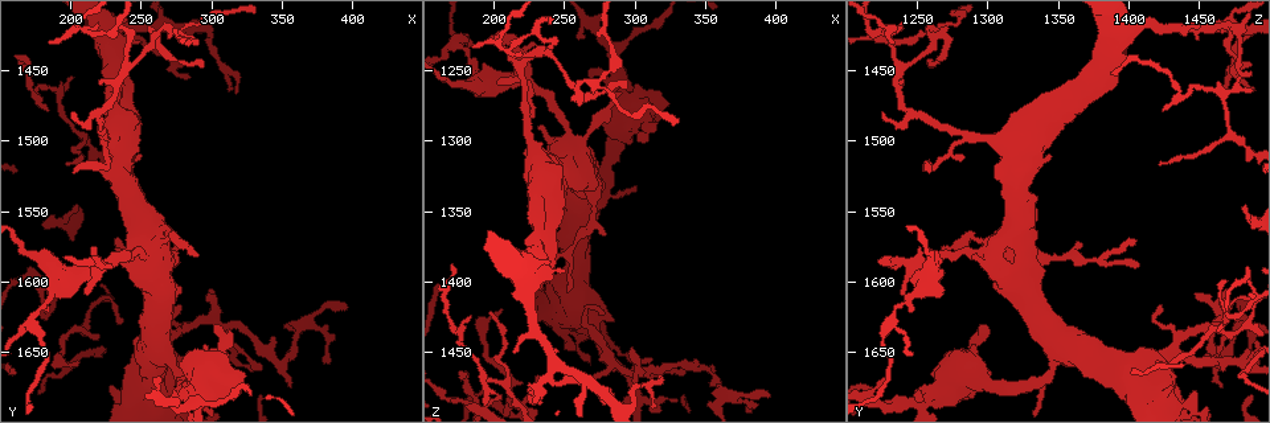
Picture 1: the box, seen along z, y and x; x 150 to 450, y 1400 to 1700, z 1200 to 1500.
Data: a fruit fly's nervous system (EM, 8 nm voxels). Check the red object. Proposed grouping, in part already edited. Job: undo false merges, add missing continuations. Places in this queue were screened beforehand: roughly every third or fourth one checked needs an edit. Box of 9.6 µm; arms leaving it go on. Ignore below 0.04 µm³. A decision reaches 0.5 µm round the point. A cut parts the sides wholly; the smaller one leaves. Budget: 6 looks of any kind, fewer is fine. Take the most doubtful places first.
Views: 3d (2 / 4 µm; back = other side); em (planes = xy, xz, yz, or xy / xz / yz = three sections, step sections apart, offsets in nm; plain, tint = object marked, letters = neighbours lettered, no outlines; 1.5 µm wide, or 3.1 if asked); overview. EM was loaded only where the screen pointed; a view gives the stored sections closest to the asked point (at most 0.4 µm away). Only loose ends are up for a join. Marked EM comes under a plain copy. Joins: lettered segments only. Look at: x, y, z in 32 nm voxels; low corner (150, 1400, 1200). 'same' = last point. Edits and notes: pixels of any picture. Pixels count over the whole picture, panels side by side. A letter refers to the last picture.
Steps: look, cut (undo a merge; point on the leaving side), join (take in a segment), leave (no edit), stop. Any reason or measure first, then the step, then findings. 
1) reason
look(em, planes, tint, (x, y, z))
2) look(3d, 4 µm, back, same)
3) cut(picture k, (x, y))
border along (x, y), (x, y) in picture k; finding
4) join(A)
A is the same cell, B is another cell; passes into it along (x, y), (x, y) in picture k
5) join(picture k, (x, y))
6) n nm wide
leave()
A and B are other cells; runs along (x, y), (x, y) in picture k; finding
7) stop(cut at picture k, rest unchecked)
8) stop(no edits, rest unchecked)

free end
look(3d, 4 µm, (398, 1616, 1484))

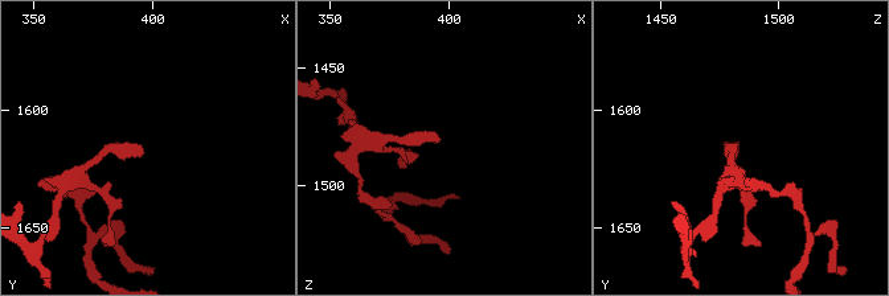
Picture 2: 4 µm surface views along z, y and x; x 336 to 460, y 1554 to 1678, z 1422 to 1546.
look(em, yz, step 4, tint, (396, 1617, 1482))

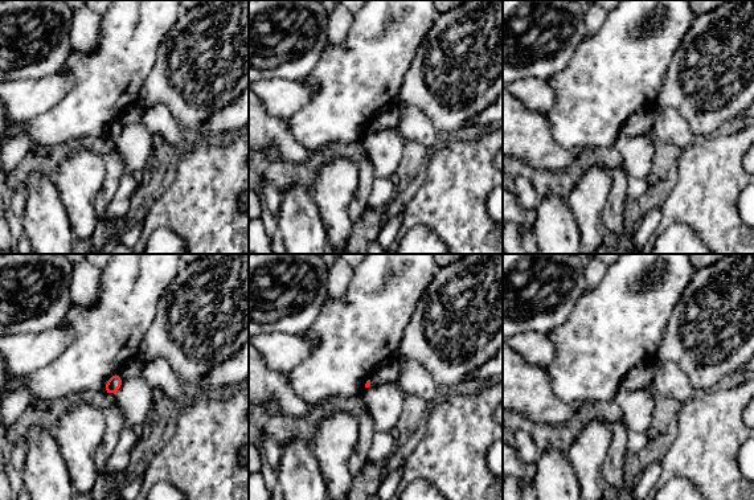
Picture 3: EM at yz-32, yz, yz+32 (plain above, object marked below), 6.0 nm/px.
look(em, planes, letters, same)

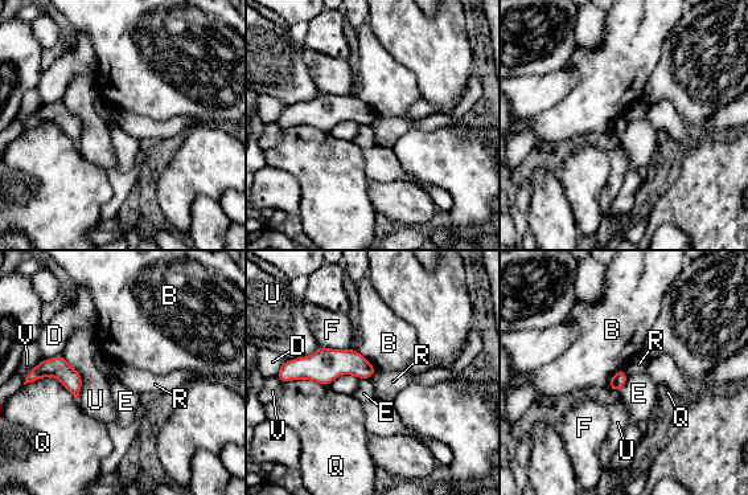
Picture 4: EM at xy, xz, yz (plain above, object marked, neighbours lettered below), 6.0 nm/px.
90 nm wide
leave()
B, D, E, F, Q, R, U and V are other cells; border along (623, 368), (627, 377) in picture 4; no lettered segment goes on from it

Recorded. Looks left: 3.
free end
look(em, planes, letters, (288, 1580, 1266))

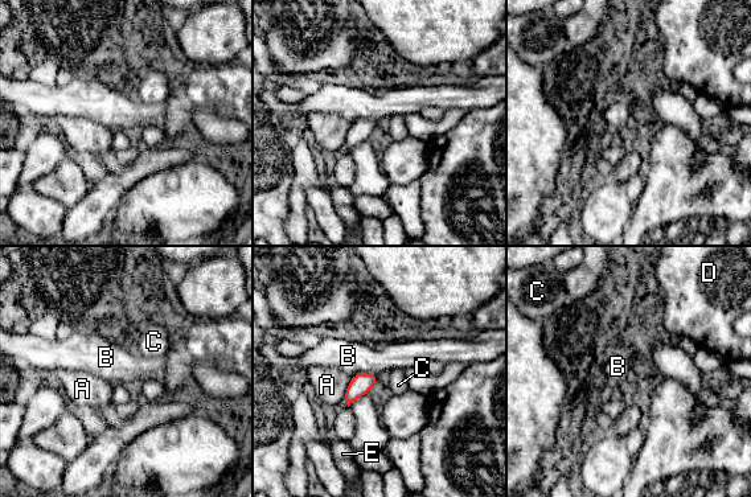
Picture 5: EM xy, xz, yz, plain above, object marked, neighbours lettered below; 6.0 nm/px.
leave()
A, B, C, D and E are other cells; border along (378, 374), (357, 373), (352, 377) in picture 5; none of them fits

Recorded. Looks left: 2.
branch stops here
look(3d, 4 µm, (204, 1524, 1260))

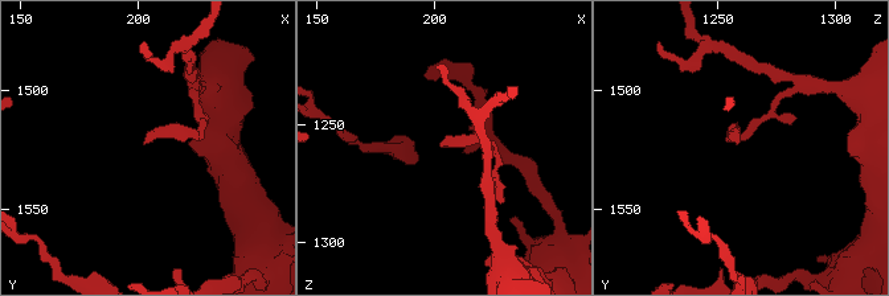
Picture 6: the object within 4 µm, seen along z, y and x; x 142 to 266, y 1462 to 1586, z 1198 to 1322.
shape alone is not enough
look(em, yz, step 4, letters, (204, 1522, 1260))

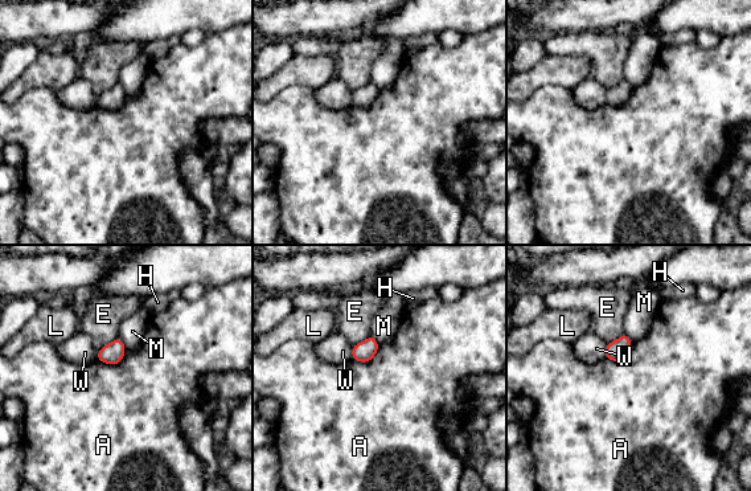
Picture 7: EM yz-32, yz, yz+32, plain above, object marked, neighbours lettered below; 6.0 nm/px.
leave()
A, E, H, L, M and W are other cells; border along (126, 351), (115, 364), (97, 360) in picture 7; none of them fits

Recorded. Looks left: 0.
stop(no edits, rest unchecked)

